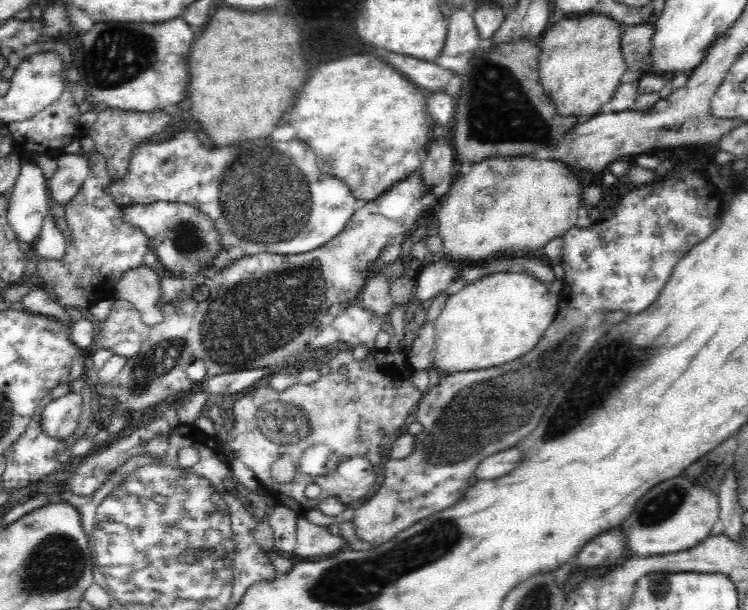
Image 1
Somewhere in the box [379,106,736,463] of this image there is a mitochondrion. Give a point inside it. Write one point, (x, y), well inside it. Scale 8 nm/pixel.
(503, 405)

